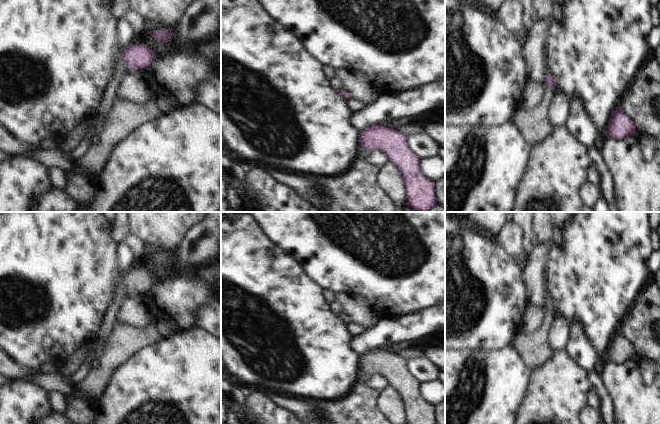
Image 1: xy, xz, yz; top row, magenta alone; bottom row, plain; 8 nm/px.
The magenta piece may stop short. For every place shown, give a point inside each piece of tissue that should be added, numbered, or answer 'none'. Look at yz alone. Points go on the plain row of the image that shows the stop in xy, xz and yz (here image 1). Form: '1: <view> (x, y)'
1: yz (534, 349)

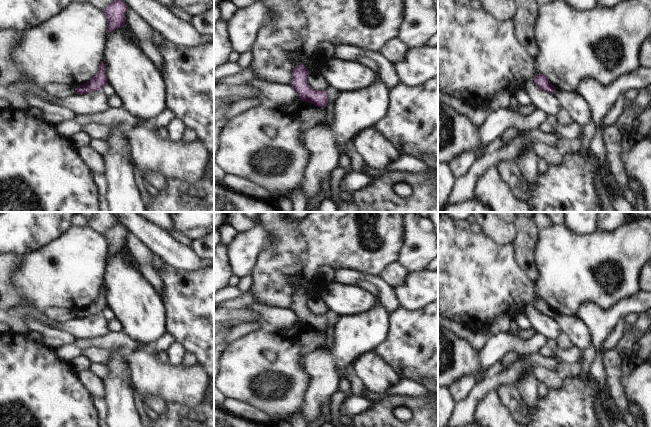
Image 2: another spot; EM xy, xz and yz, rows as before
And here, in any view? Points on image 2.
none

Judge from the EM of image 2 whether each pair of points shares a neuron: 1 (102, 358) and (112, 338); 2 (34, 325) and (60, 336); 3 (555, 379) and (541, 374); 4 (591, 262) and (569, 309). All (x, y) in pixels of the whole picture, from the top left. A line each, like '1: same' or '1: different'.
1: different
2: same
3: same
4: same

